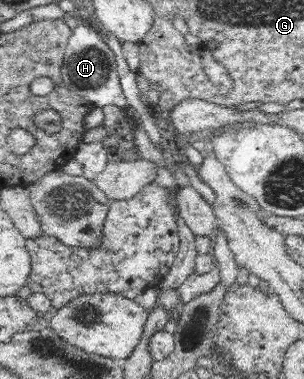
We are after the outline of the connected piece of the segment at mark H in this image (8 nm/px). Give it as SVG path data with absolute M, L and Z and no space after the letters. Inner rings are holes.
M88 24L77 25L68 38L68 46L64 54L64 64L61 69L63 84L75 95L86 98L95 107L127 105L115 64L114 53L109 49L105 39L96 28Z

